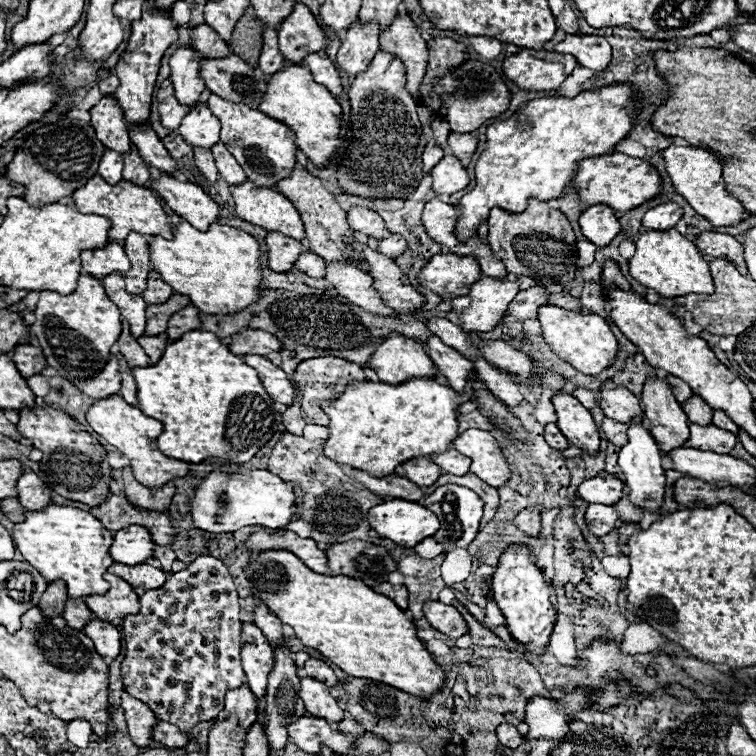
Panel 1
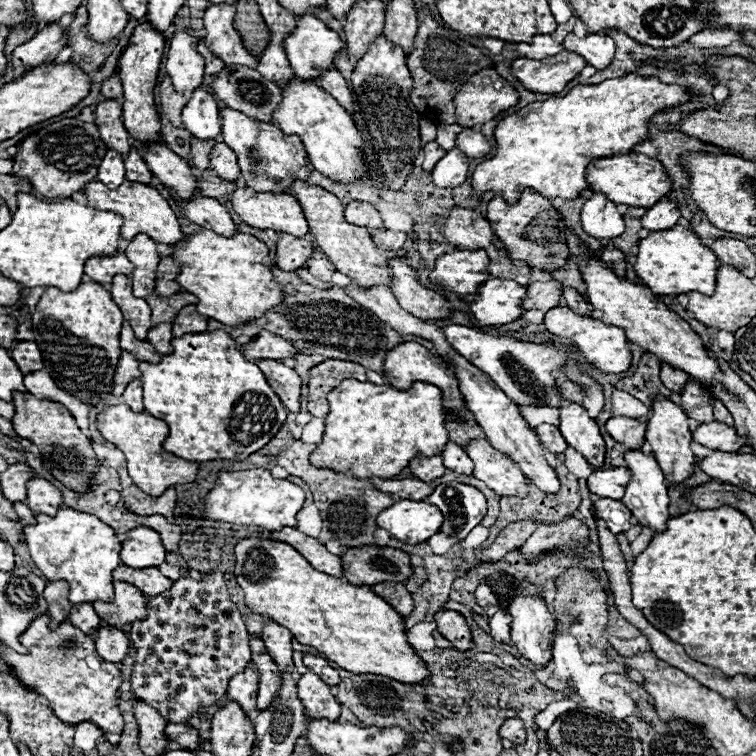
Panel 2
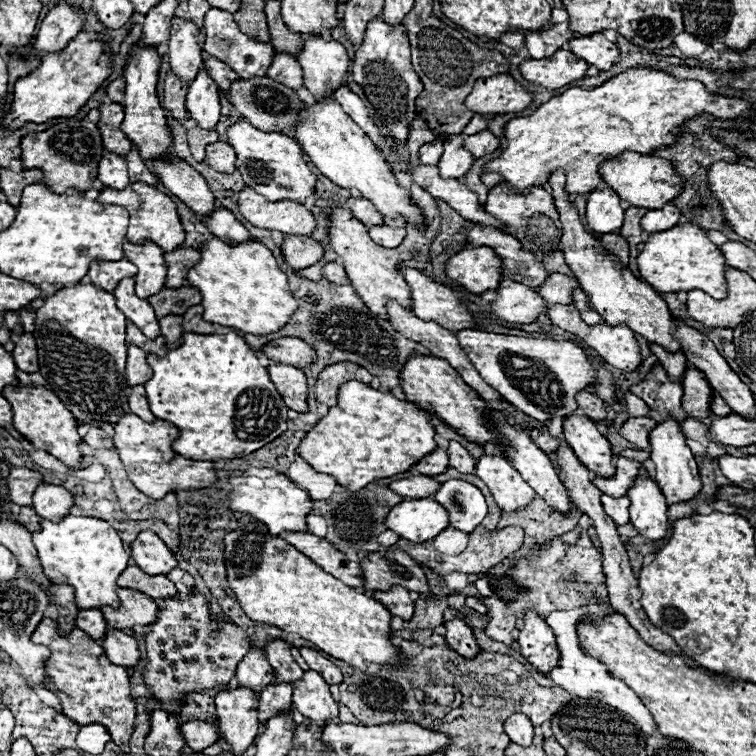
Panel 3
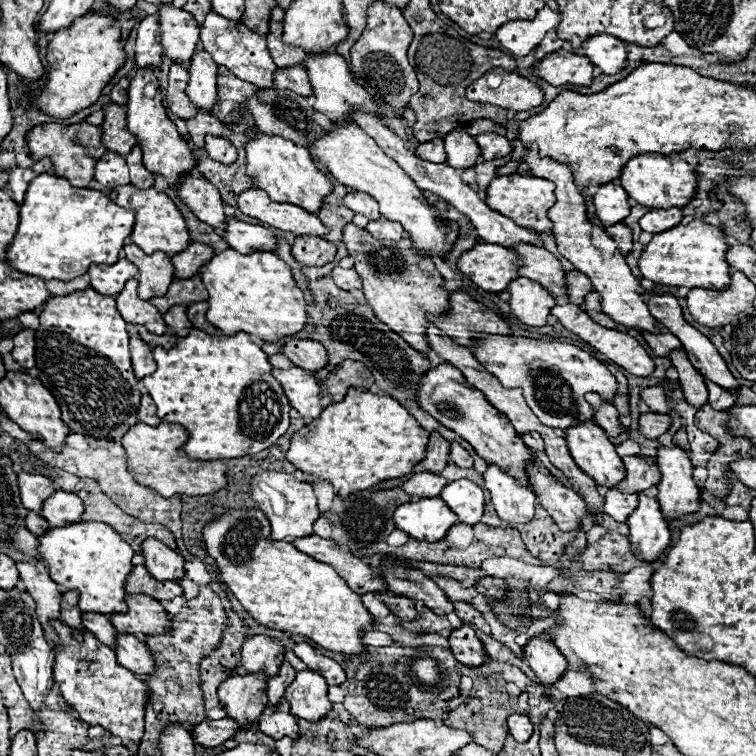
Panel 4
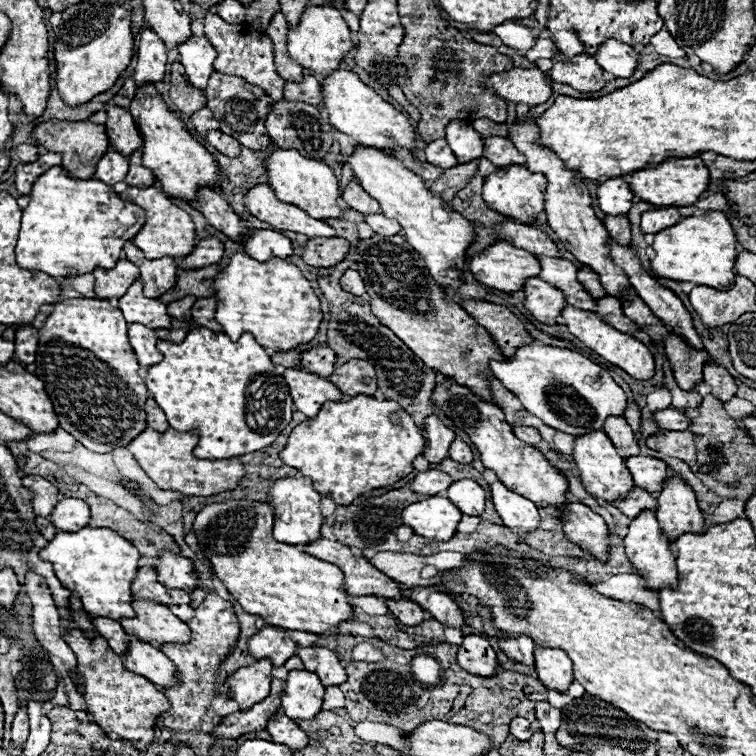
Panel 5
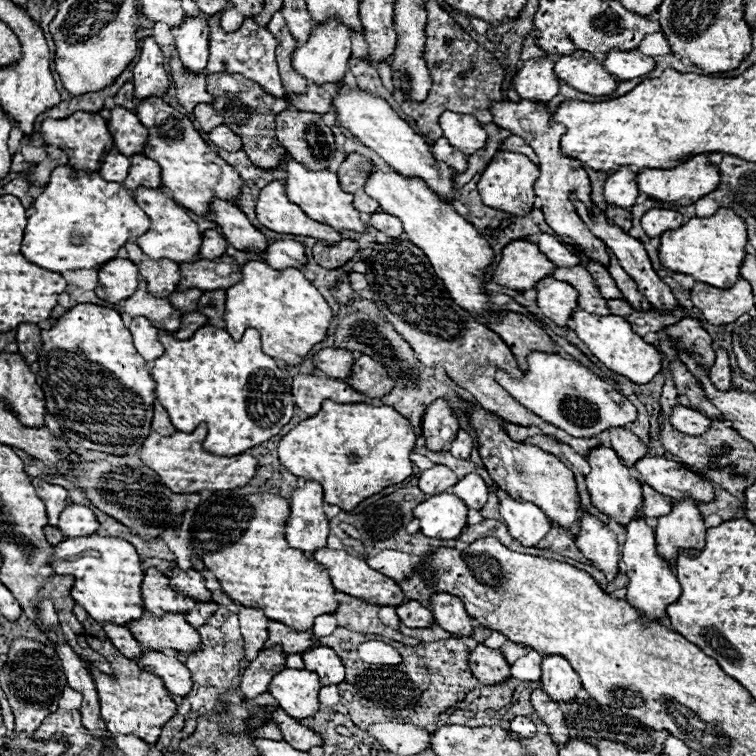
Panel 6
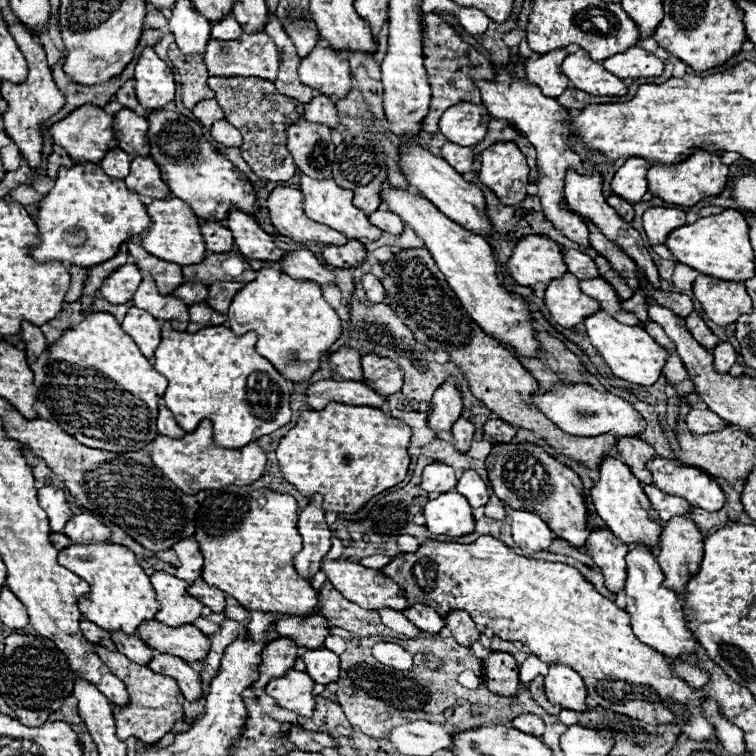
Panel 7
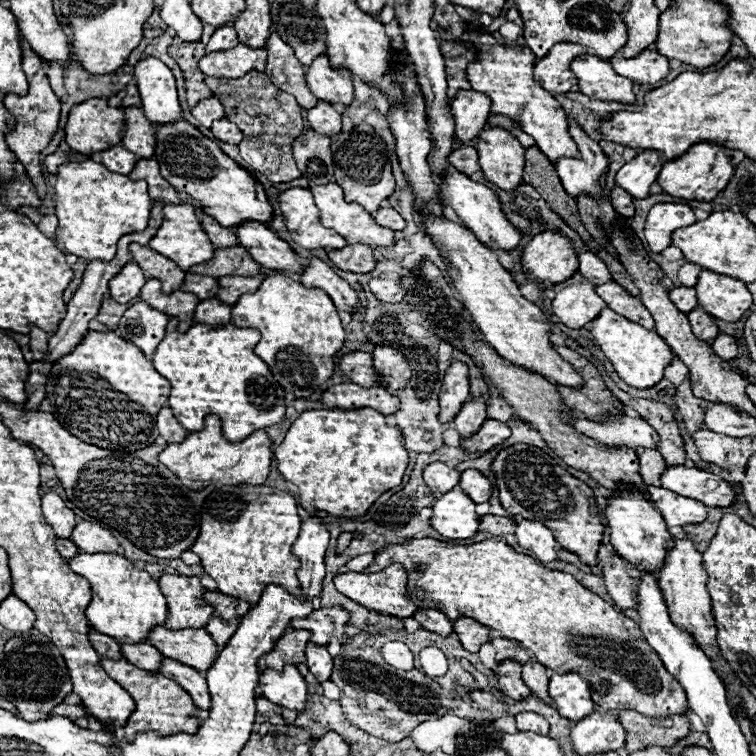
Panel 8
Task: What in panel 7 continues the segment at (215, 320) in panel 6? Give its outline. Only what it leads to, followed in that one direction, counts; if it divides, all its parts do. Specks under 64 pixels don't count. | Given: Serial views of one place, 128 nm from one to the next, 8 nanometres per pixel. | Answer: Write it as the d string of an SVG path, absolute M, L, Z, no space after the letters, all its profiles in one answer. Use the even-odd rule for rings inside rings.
M214 282L212 286L208 286L208 304L214 308L214 310L218 310L218 312L222 312L222 314L226 314L228 312L228 308L230 308L230 302L232 302L232 298L234 298L234 294L238 292L238 290L242 290L244 288L244 284L236 284L236 282Z

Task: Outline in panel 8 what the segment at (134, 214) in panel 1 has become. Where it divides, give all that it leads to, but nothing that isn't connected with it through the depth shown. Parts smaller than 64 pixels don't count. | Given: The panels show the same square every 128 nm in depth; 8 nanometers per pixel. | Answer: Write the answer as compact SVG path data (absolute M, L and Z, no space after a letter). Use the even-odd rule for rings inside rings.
M166 204L162 226L158 228L156 236L148 242L148 246L176 262L182 270L188 270L200 262L208 262L208 258L212 258L214 254L214 246L210 238L204 234L200 220L196 218L196 208L192 204Z

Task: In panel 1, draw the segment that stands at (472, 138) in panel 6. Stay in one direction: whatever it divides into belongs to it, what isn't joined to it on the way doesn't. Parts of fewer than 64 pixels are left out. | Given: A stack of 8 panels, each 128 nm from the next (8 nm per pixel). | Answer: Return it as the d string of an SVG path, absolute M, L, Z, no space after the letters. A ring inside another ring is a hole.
M446 154L434 168L432 168L432 190L436 194L454 194L454 192L460 192L468 186L470 178L466 174L466 168L462 166L462 162L452 156L452 154Z

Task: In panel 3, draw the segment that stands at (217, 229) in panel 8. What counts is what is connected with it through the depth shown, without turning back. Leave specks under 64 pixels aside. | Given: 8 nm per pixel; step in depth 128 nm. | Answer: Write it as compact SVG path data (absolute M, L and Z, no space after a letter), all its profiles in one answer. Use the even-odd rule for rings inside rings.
M178 248L174 252L164 254L164 260L168 266L166 288L180 288L186 282L188 270L200 260L200 252L196 248Z

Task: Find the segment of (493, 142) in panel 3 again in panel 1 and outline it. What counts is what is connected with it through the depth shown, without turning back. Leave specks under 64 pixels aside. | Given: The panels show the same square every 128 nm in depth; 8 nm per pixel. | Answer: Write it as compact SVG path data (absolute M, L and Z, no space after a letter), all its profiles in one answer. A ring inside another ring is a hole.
M452 132L448 136L448 148L450 148L450 152L454 156L460 158L462 164L468 164L472 154L478 148L478 136L476 134L458 134L458 132Z

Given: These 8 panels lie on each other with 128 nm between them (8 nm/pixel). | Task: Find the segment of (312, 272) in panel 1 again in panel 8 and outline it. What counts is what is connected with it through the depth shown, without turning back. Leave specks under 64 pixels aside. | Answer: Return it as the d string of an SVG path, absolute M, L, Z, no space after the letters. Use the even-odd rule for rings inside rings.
M374 278L374 280L370 280L370 290L372 290L372 294L378 300L390 302L390 304L402 302L404 294L406 294L406 290L400 286L400 280L380 280L380 278Z

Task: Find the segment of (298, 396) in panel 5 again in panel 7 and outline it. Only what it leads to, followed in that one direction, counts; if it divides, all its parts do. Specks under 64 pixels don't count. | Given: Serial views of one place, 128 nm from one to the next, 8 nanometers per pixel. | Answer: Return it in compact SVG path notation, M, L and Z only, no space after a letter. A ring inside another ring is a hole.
M322 380L314 382L306 390L306 402L312 406L312 410L324 410L328 402L340 402L350 406L372 406L380 408L386 398L370 390L364 382L352 382L352 380Z

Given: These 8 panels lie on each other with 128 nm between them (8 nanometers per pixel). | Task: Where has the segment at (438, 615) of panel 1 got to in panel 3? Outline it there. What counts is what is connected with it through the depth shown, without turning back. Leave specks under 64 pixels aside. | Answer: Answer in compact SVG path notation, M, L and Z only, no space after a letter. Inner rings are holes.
M454 618L444 622L444 626L446 626L446 642L448 646L452 646L452 650L464 654L464 658L474 658L476 652L480 652L472 628L464 620Z

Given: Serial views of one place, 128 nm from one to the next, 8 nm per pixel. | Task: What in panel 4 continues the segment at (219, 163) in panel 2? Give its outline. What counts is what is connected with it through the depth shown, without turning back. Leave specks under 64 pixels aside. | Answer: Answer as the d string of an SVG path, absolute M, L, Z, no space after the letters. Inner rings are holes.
M208 134L208 138L206 138L206 146L204 146L206 150L208 150L208 154L214 158L214 160L218 160L218 162L222 162L222 164L232 164L232 162L236 162L236 158L238 158L238 152L236 152L236 148L232 146L232 142L228 142L226 138L212 138L210 134Z

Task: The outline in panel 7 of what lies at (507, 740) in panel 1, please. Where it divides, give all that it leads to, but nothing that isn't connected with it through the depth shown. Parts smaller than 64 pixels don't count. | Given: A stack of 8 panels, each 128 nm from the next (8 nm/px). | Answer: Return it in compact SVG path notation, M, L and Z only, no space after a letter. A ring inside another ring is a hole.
M520 714L518 718L512 720L512 724L518 730L524 730L526 734L536 734L536 736L544 734L544 722L536 714Z

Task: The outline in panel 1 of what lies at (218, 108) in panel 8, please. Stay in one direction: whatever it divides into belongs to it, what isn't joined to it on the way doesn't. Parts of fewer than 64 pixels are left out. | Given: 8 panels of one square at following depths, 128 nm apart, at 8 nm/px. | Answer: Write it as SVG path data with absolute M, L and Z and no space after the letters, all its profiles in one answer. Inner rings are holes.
M194 150L194 162L200 170L200 174L210 180L210 182L216 182L220 176L218 176L218 170L214 166L214 158L212 158L212 152L210 150Z

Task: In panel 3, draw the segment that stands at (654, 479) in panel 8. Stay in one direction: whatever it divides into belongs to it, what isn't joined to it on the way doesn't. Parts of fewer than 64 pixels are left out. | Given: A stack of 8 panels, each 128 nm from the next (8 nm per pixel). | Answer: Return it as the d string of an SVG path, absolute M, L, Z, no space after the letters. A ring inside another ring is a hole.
M582 390L582 392L576 394L576 400L578 400L578 406L580 406L580 412L584 412L588 418L592 418L596 422L602 422L606 418L606 404L596 394Z

